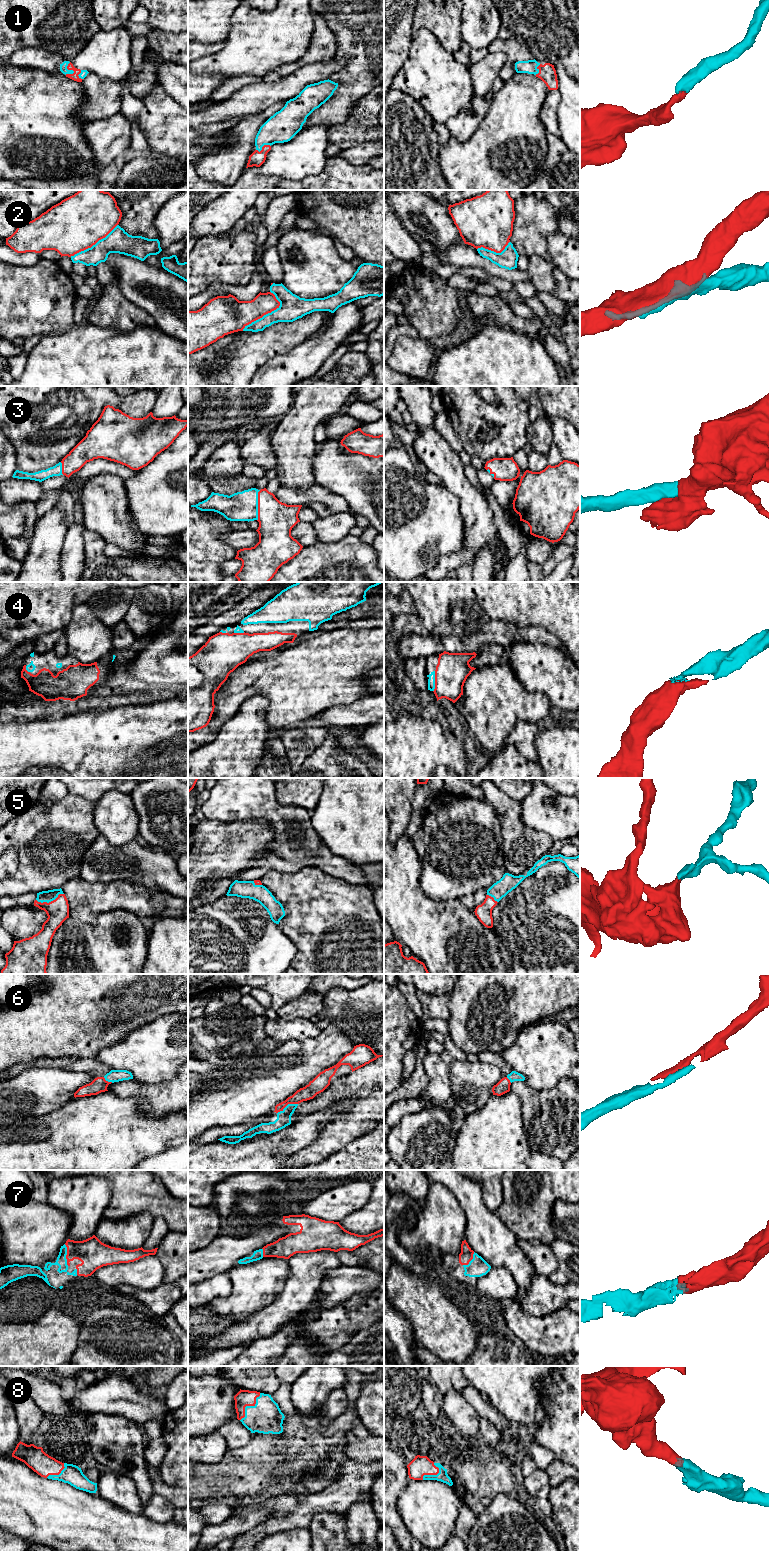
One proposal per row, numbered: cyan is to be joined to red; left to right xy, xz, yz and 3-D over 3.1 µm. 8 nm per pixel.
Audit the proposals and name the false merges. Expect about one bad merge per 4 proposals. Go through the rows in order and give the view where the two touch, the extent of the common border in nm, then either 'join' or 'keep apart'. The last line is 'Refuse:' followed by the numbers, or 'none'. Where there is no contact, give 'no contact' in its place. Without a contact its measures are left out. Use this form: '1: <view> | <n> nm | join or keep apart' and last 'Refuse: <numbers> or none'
1: xy | 110 nm | join
2: xz | 400 nm | keep apart
3: xz | 240 nm | join
4: yz | 170 nm | join
5: xy | 240 nm | join
6: xz | 190 nm | join
7: xy | 180 nm | join
8: xz | 280 nm | join
Refuse: 2

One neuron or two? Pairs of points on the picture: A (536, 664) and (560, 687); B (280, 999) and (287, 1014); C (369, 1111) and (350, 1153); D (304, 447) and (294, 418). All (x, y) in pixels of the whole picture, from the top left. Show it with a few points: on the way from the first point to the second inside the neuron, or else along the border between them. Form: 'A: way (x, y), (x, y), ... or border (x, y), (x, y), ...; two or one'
A: way (542, 669), (554, 681); one
B: border (303, 992), (276, 1011); two
C: border (373, 1128), (346, 1143), (337, 1151); two
D: way (297, 440), (296, 425); one

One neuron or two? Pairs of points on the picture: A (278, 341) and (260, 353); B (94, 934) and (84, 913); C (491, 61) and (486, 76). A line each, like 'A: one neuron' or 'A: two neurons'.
A: one neuron
B: two neurons
C: one neuron

